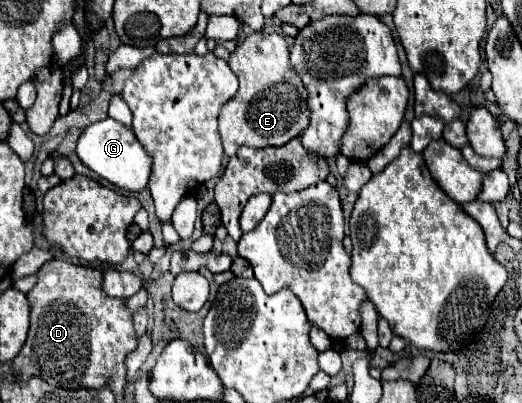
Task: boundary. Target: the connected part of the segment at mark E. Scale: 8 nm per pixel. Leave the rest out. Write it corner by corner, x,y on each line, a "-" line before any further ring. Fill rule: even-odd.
264,32
248,36
230,54
228,64
238,76
240,88
218,116
226,156
234,156
240,146
284,146
288,140
296,138
304,126
308,126
306,90
296,72
290,68
288,54
290,52
282,34

